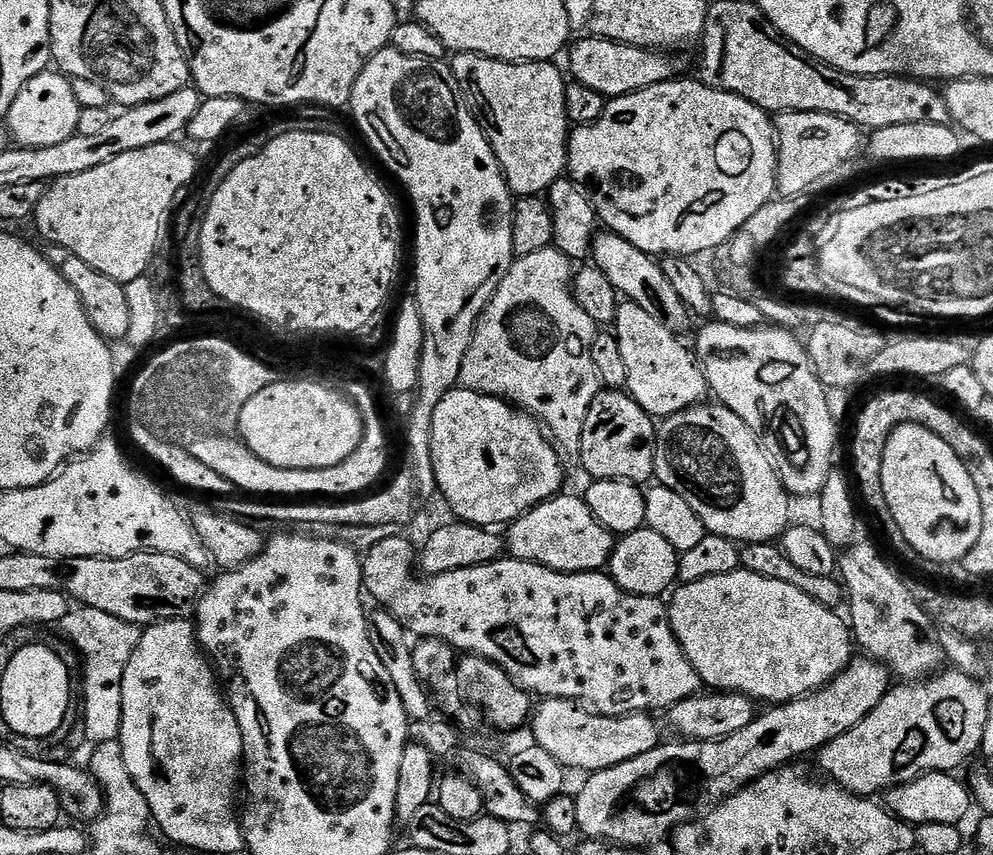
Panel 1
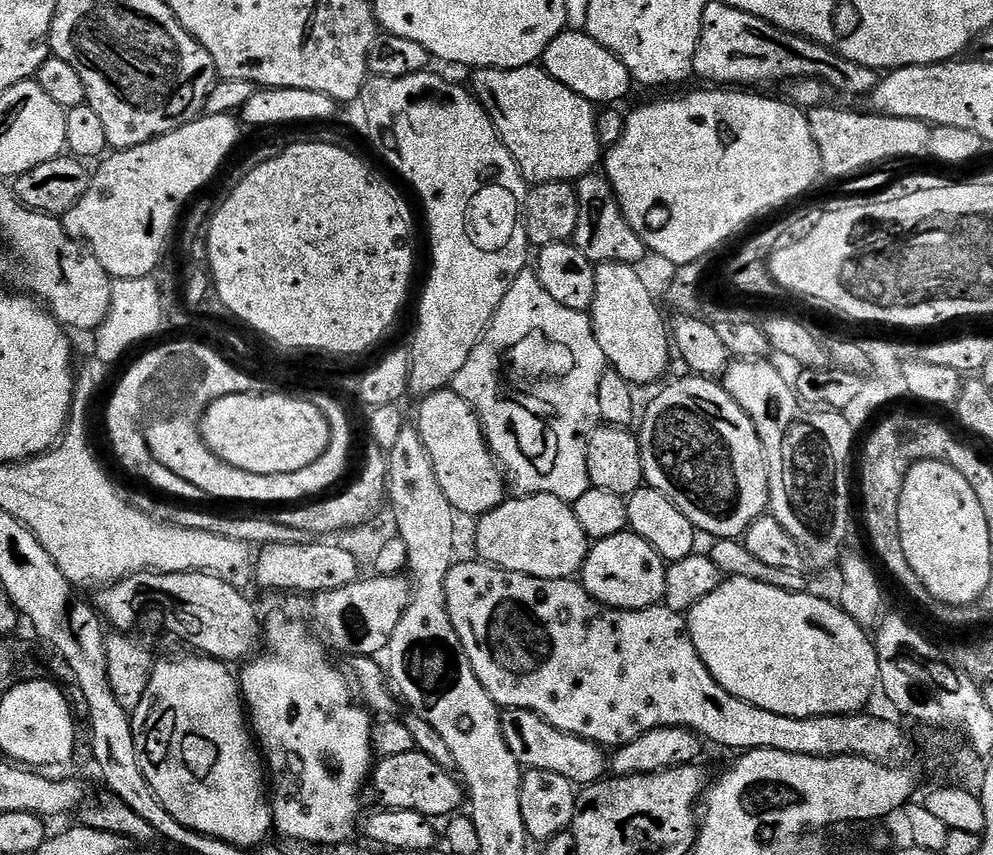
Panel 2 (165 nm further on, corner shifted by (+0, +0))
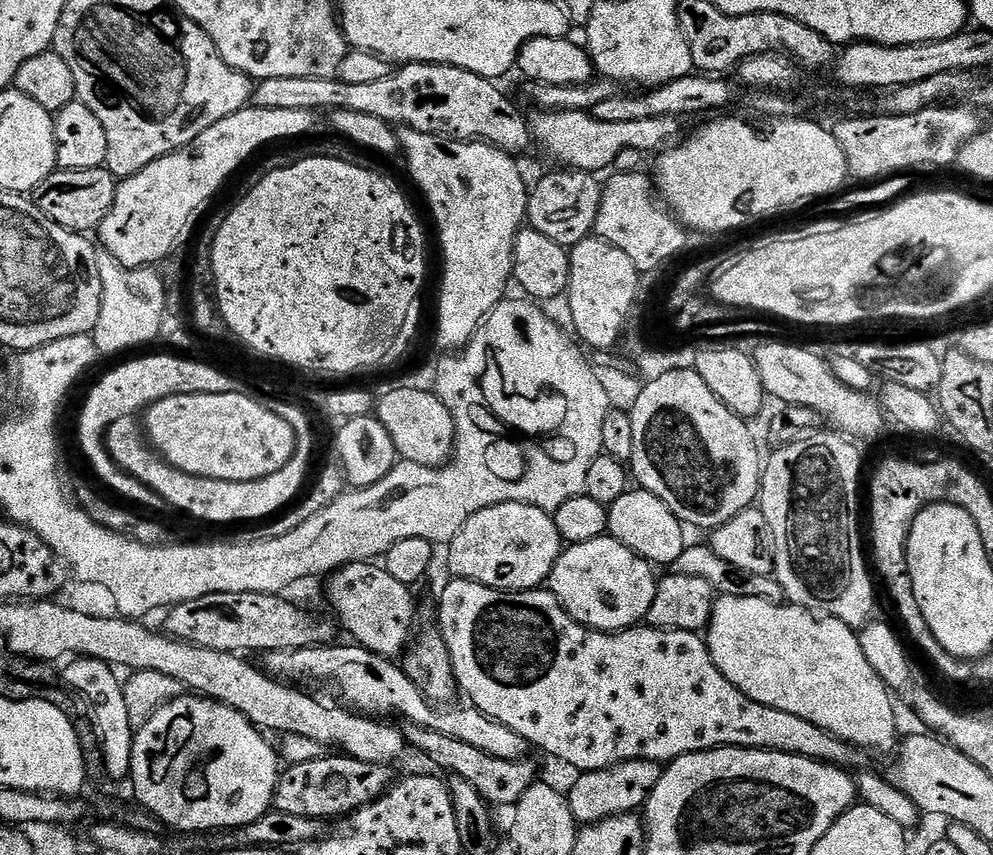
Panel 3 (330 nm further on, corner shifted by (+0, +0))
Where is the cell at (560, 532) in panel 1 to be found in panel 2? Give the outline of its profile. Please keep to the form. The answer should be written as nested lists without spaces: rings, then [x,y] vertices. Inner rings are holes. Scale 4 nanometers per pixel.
[[[550,494],[541,496],[521,496],[505,499],[494,510],[475,521],[476,524],[476,552],[483,563],[493,564],[495,568],[521,572],[534,578],[547,580],[571,580],[584,567],[588,557],[590,541],[586,530],[576,517],[576,509],[571,503],[562,498],[554,498]]]

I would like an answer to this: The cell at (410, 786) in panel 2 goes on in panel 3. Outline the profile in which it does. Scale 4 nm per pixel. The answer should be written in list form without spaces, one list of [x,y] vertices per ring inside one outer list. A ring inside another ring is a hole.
[[[343,754],[332,755],[336,756],[304,760],[301,764],[290,765],[289,768],[287,765],[281,771],[280,780],[276,784],[275,811],[325,822],[331,821],[331,816],[347,818],[359,808],[374,803],[394,783],[393,769],[387,764],[362,762]]]

